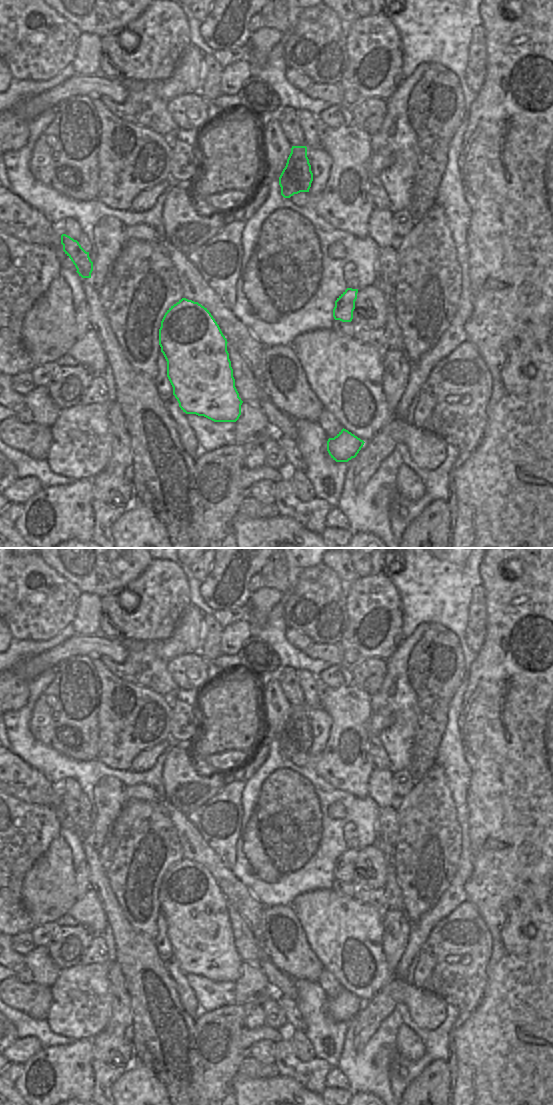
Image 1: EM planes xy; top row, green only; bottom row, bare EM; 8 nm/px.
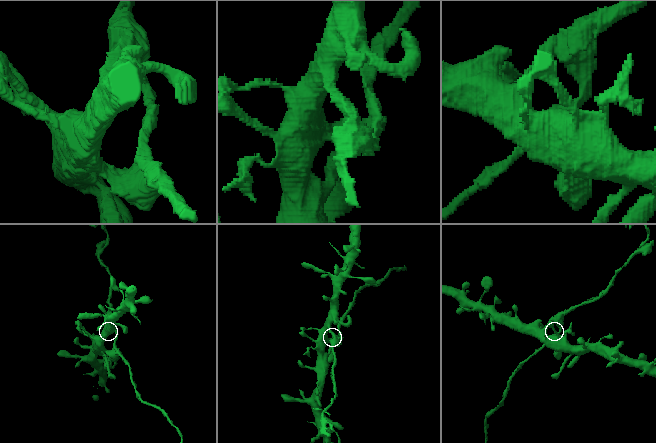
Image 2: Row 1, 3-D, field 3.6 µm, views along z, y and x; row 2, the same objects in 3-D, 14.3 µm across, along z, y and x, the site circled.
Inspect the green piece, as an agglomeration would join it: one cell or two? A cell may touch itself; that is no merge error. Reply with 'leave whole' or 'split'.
split

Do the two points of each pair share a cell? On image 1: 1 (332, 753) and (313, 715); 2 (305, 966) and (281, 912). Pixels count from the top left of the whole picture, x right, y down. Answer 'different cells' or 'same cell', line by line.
1: different cells
2: same cell

